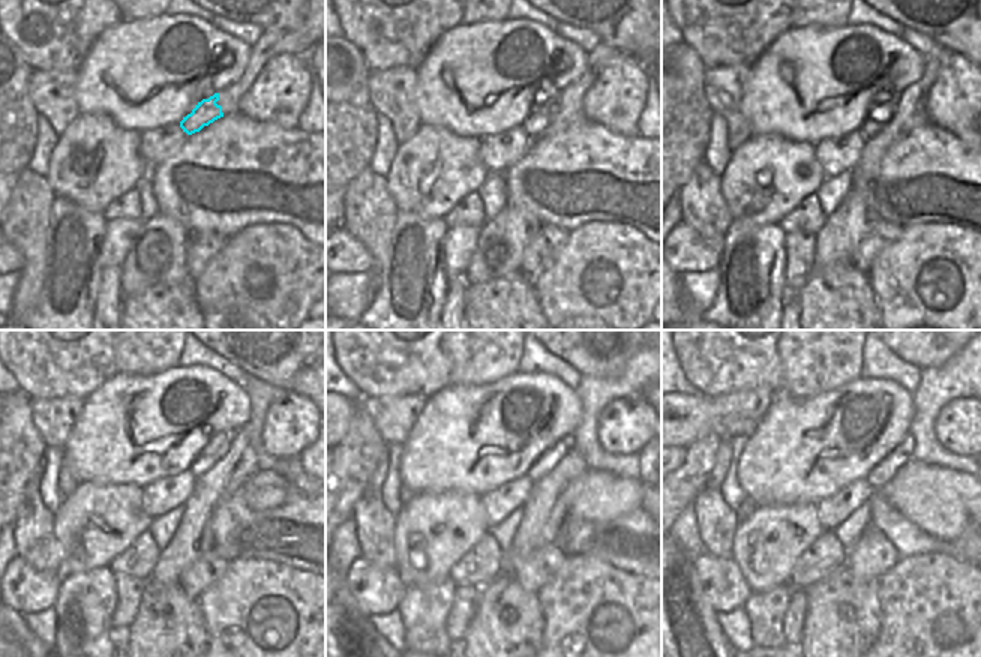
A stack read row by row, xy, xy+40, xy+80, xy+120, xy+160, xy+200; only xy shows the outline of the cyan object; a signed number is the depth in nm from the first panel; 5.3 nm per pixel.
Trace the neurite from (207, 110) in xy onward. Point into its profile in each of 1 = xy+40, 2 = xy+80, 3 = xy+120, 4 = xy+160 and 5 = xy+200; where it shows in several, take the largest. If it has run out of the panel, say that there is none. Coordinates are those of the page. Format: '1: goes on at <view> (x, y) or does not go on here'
1: goes on at xy+40 (539, 120)
2: goes on at xy+80 (873, 125)
3: goes on at xy+120 (206, 461)
4: goes on at xy+160 (549, 459)
5: goes on at xy+200 (882, 473)

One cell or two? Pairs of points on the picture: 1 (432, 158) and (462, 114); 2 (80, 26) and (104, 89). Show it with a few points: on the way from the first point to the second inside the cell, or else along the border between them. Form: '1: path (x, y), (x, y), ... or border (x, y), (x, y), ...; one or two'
1: border (420, 122), (441, 125), (455, 134), (479, 138); two
2: border (113, 24), (96, 38), (77, 71); two

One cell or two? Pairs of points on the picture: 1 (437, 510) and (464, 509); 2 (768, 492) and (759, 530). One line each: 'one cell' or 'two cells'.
1: one cell
2: two cells

